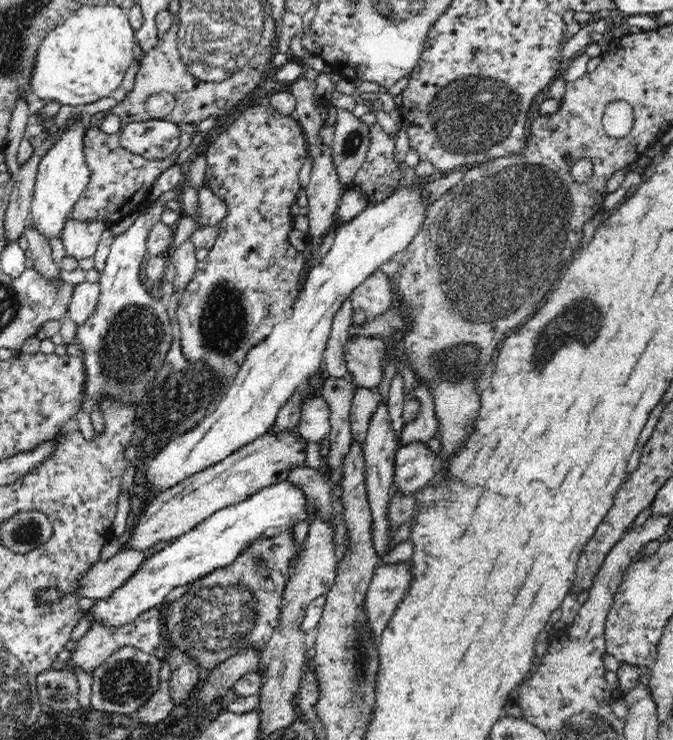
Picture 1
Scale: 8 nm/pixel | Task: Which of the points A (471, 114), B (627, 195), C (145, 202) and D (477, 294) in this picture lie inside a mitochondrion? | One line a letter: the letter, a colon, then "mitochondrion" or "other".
A: mitochondrion
B: other
C: other
D: mitochondrion

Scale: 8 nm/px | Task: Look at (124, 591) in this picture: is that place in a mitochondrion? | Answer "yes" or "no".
no

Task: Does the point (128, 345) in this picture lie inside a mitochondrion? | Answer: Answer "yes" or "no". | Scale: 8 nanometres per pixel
yes

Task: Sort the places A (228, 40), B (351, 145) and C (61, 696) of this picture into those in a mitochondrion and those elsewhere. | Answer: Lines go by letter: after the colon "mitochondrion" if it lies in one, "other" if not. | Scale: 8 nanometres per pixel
A: mitochondrion
B: mitochondrion
C: mitochondrion

